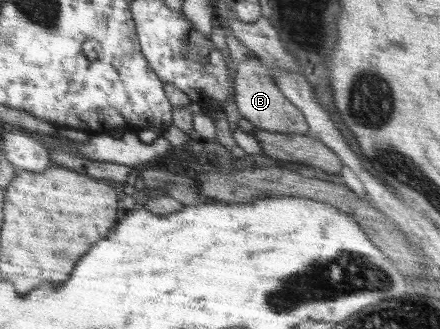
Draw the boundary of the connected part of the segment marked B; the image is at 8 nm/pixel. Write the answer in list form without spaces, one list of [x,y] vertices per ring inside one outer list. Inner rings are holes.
[[[257,57],[246,58],[240,63],[235,62],[238,74],[235,81],[235,99],[240,116],[248,119],[254,127],[269,132],[283,134],[308,134],[309,123],[302,114],[301,108],[293,105],[276,86],[269,74],[268,67]]]

